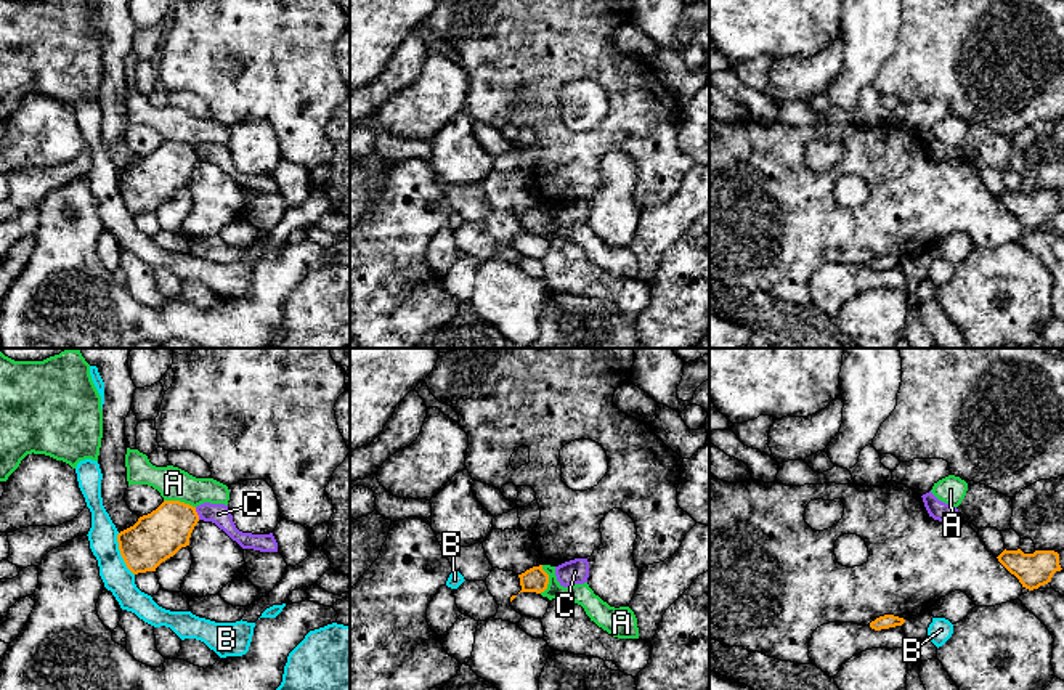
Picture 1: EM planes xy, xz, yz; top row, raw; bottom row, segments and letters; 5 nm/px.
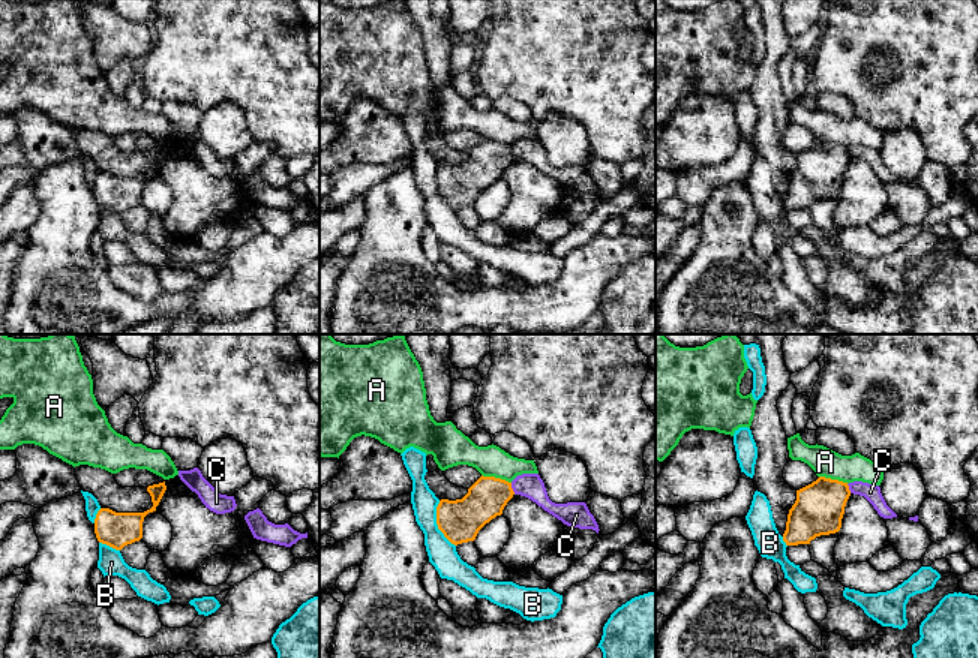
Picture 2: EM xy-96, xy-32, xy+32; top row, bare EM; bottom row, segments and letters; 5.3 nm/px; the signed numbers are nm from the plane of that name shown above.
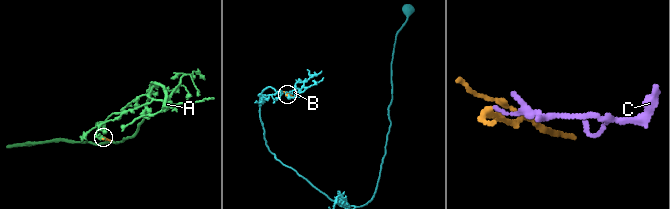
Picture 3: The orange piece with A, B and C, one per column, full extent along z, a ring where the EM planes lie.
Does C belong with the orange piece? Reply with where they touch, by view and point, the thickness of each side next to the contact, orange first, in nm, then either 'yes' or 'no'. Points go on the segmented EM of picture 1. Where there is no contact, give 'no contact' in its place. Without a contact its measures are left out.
meets orange in xy at (196, 514); 240 nm thick on the orange side, 110 nm on the other; no

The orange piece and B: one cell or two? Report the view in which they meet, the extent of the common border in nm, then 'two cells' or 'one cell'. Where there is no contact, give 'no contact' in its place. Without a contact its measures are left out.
xy | 240 nm | two cells

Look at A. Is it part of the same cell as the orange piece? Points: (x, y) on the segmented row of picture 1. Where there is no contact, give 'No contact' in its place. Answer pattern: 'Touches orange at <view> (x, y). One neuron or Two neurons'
Touches orange at xy (178, 501). Two neurons

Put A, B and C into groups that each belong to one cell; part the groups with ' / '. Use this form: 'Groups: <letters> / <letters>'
Groups: A / B / C

